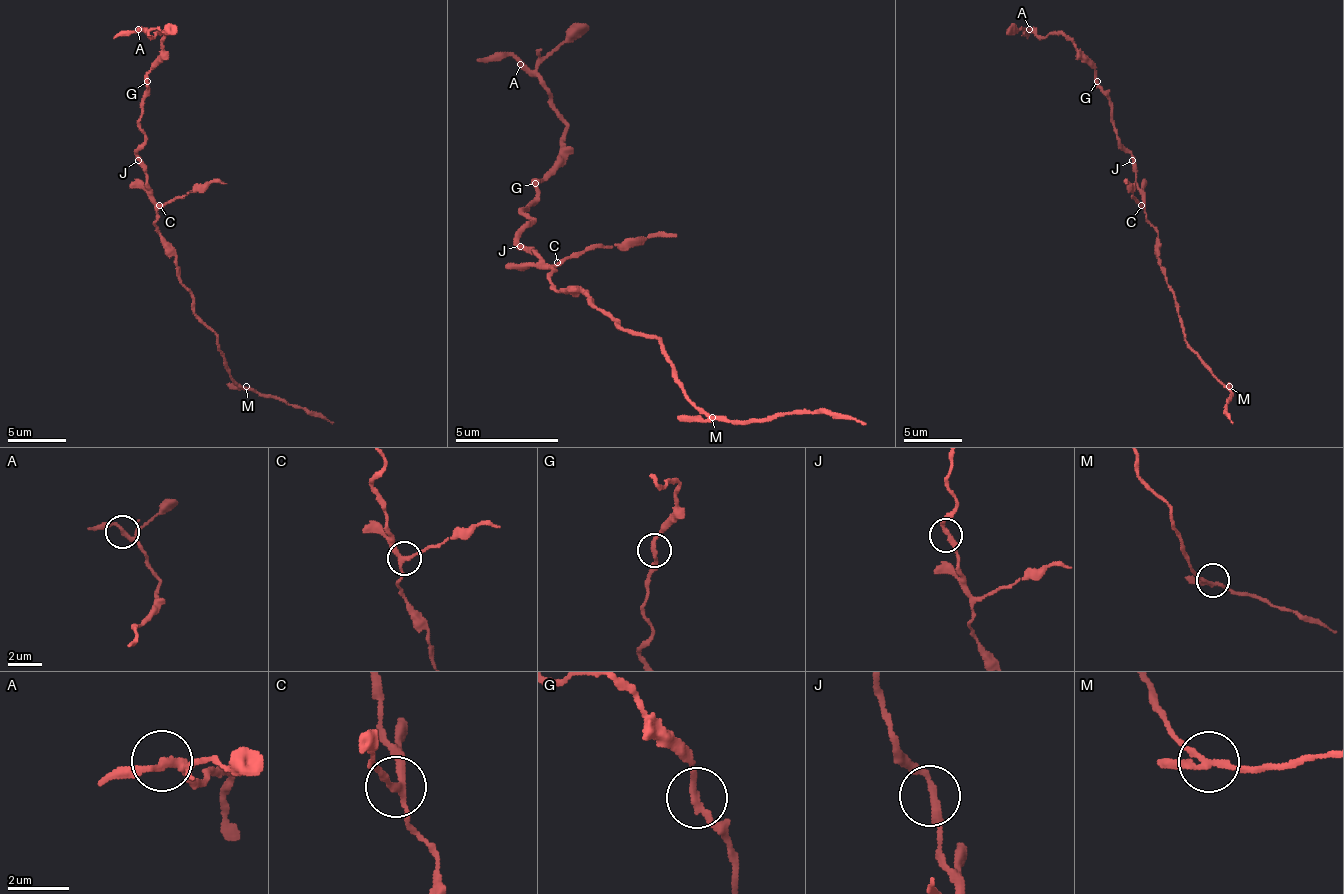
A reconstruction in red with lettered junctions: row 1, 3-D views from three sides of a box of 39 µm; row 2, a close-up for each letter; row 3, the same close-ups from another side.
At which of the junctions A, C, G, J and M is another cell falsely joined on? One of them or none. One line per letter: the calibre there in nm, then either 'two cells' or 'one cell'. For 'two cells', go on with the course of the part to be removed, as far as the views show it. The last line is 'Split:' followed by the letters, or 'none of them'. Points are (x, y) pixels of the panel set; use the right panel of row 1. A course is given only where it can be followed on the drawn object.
A: calibre 200 nm; one cell
C: calibre 200 nm; two cells; course (1141, 204), (1132, 196), (1126, 184)
G: calibre 220 nm; one cell
J: calibre 240 nm; one cell
M: calibre 190 nm; one cell
Split: C

